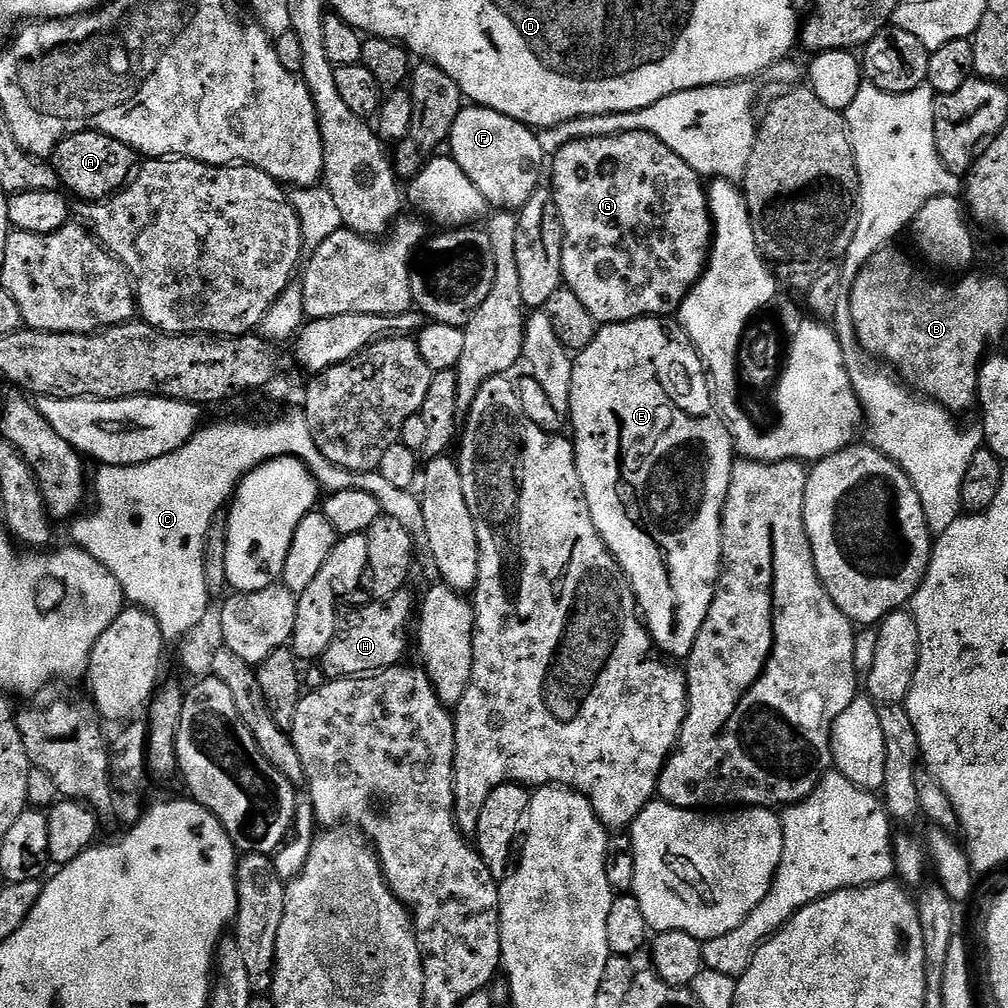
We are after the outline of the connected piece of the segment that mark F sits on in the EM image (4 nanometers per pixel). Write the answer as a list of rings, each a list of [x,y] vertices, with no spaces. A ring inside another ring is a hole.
[[[465,106],[452,127],[451,148],[450,156],[456,160],[467,178],[470,178],[470,182],[481,191],[482,197],[488,200],[493,209],[519,210],[536,193],[537,188],[541,187],[540,175],[543,172],[545,175],[546,172],[546,153],[540,145],[539,135],[520,120],[510,118],[506,114],[498,114],[498,110]]]

